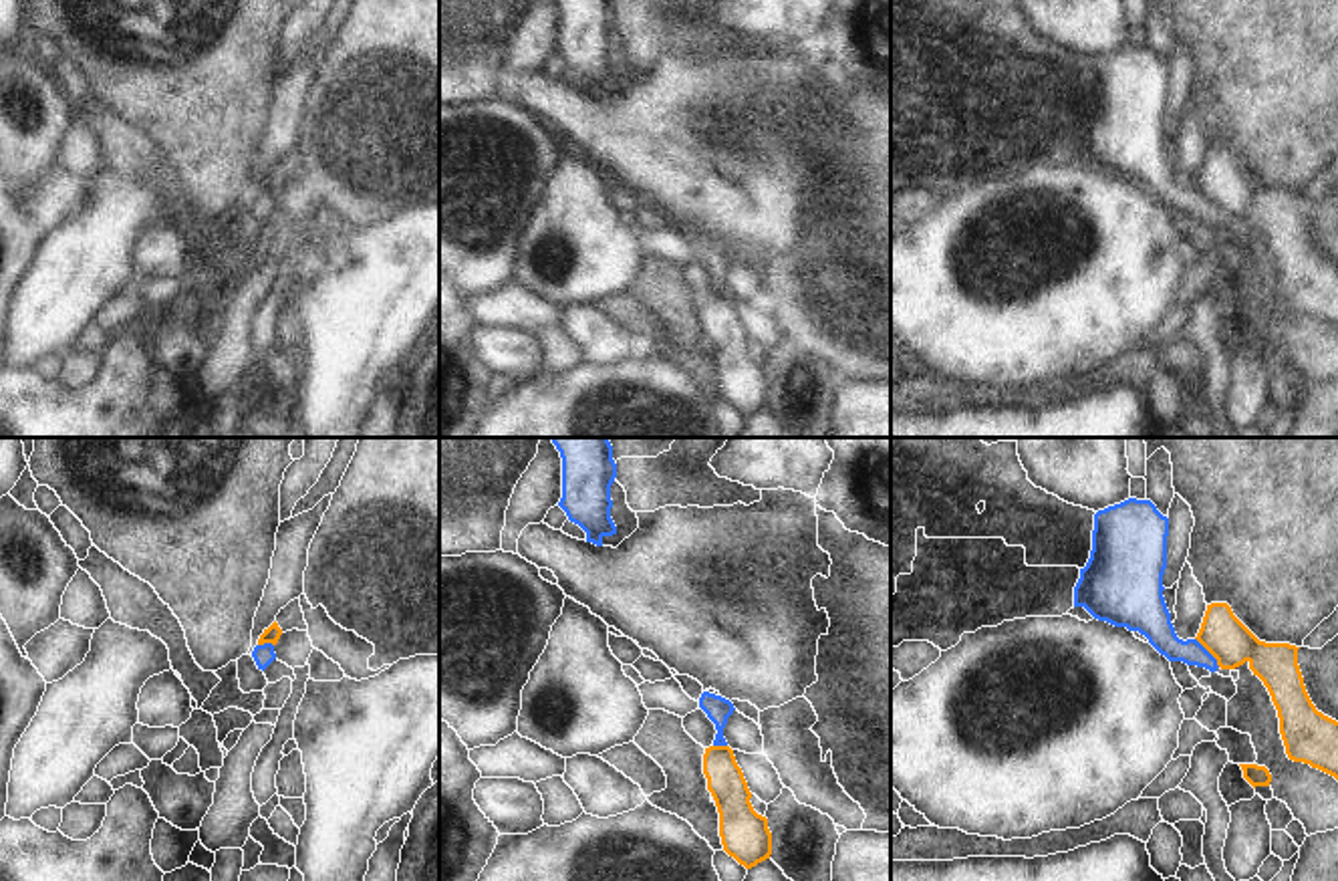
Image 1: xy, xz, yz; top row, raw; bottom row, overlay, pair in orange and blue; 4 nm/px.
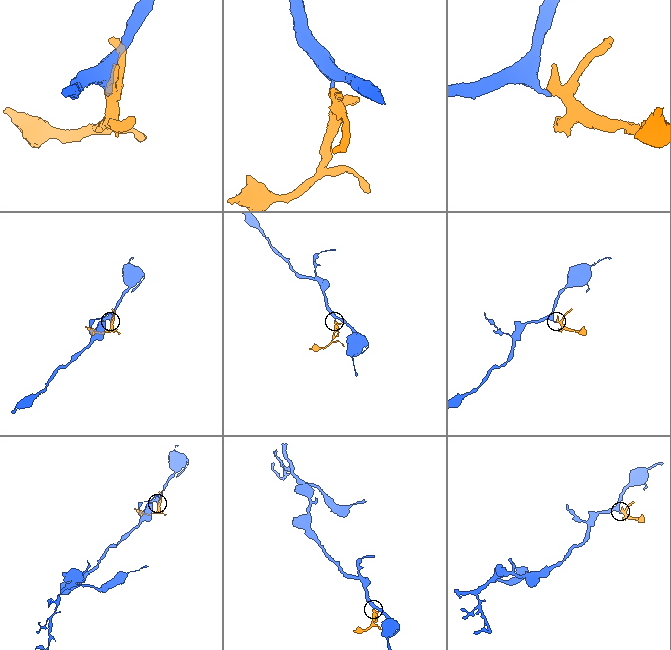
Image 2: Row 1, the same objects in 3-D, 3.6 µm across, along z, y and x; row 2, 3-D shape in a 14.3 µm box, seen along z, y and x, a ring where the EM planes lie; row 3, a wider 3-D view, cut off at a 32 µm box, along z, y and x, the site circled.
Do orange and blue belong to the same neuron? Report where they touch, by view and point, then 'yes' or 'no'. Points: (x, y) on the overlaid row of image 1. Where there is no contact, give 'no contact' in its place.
contact yz (1208, 650); no

